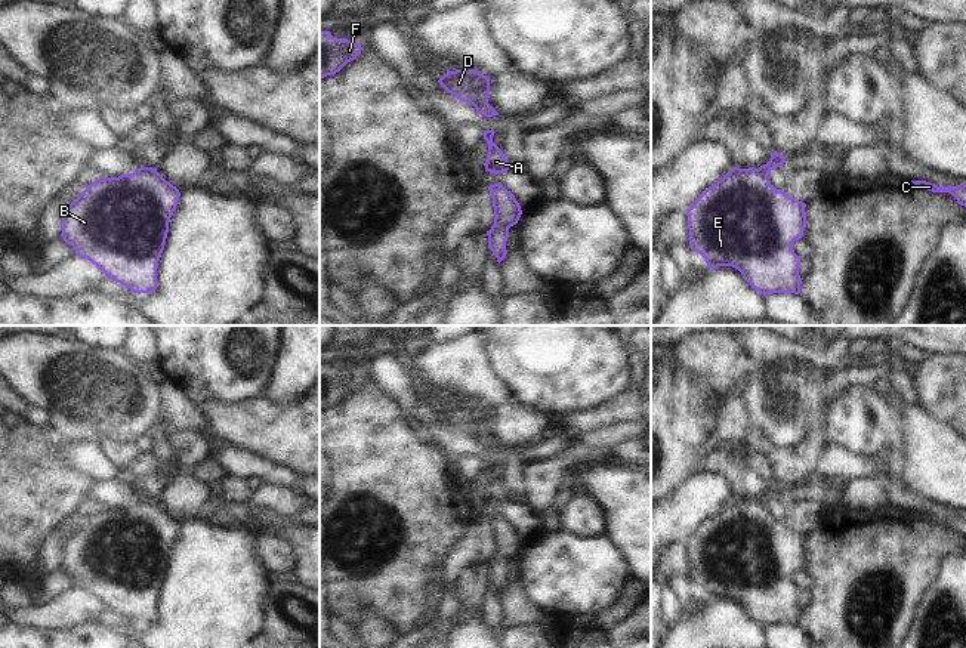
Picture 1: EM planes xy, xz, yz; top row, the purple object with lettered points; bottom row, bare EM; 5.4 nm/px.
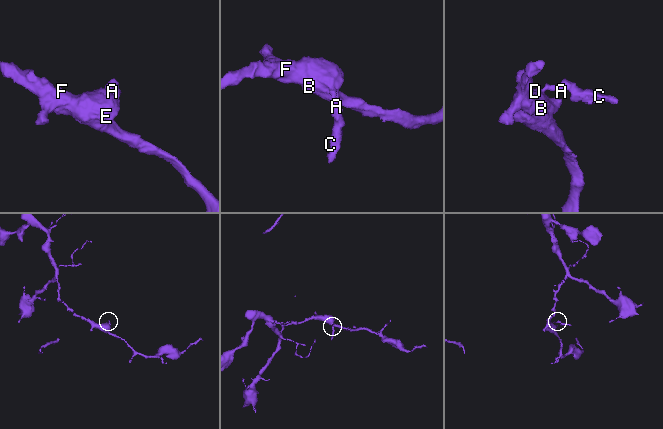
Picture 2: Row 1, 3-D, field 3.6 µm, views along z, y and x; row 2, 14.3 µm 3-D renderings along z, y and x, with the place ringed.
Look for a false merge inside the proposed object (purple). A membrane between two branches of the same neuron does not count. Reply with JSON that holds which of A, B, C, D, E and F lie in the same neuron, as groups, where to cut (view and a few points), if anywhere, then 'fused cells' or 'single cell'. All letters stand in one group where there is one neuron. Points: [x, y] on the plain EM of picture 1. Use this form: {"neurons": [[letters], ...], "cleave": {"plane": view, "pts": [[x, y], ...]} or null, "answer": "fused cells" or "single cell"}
{"neurons": [["A", "C"], ["B", "D", "E", "F"]], "cleave": {"plane": "xz", "pts": [[487, 432], [474, 437]]}, "answer": "fused cells"}

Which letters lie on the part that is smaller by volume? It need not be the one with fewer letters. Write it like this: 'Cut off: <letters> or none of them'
Cut off: A, C

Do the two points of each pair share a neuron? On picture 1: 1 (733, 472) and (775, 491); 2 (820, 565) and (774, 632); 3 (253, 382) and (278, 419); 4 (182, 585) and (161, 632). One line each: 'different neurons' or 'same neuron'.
1: same neuron
2: different neurons
3: different neurons
4: same neuron

